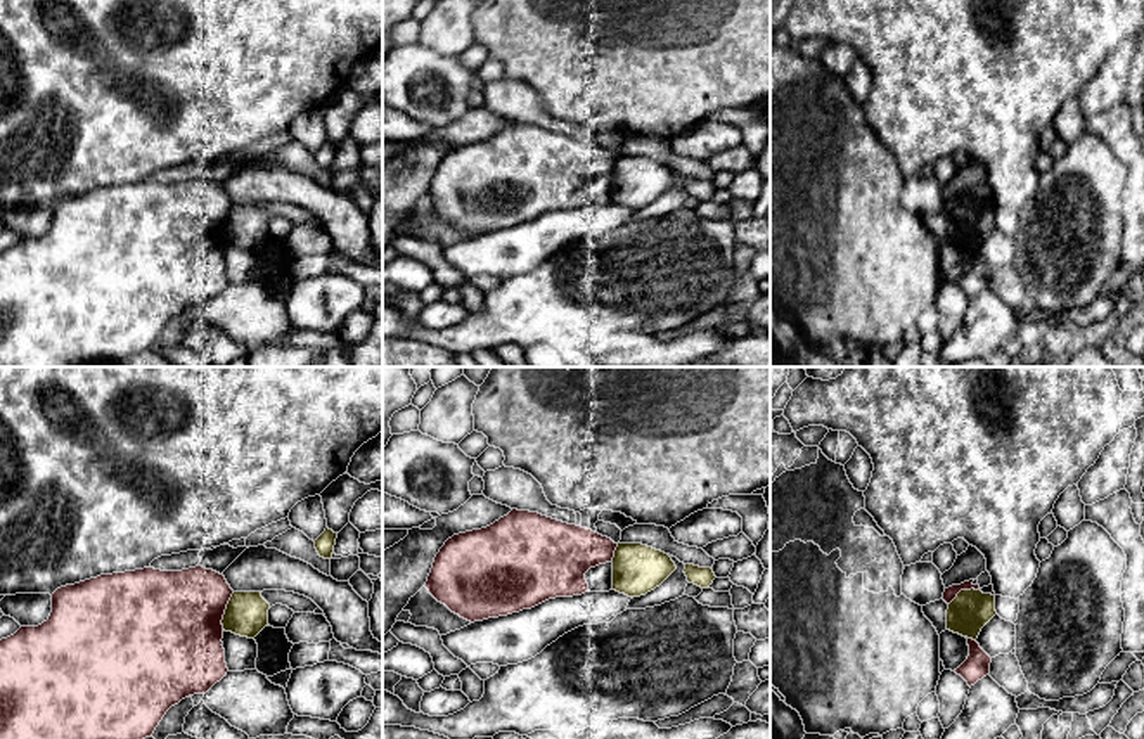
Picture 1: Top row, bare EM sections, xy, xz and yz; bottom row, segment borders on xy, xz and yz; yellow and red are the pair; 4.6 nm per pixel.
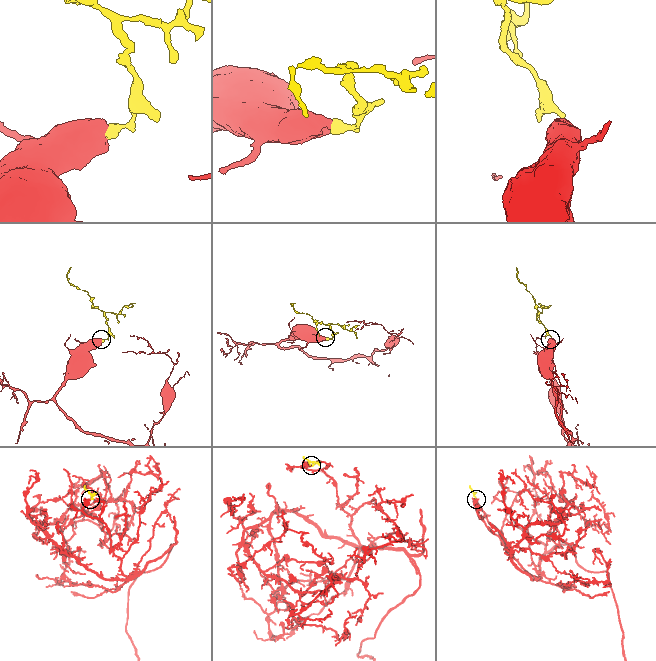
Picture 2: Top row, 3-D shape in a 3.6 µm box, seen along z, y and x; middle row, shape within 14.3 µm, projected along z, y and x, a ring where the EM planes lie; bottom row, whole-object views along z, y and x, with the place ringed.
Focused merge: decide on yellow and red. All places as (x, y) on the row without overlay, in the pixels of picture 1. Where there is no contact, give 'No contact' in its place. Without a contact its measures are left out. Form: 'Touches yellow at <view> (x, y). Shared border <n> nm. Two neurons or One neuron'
Touches yellow at xy (225, 224). Shared border 190 nm. Two neurons

